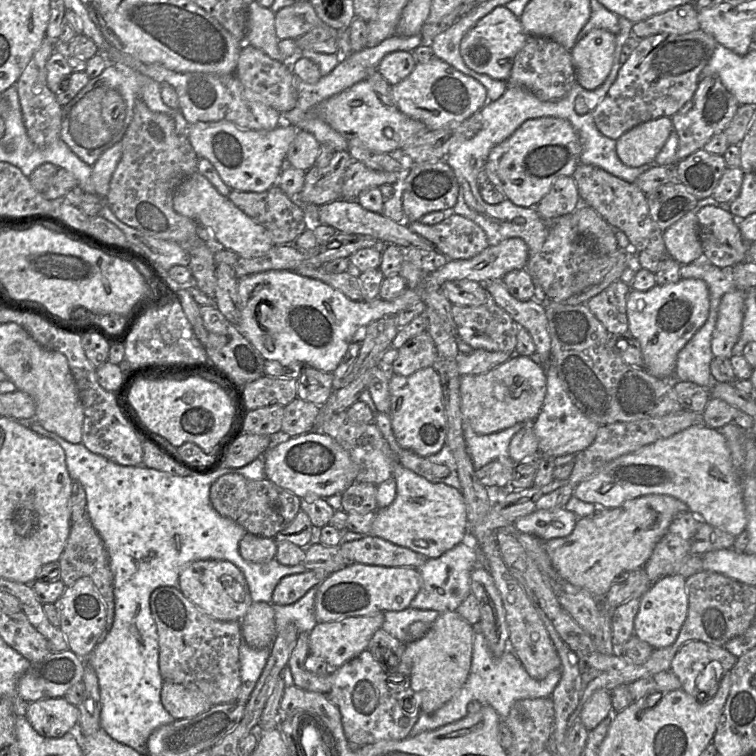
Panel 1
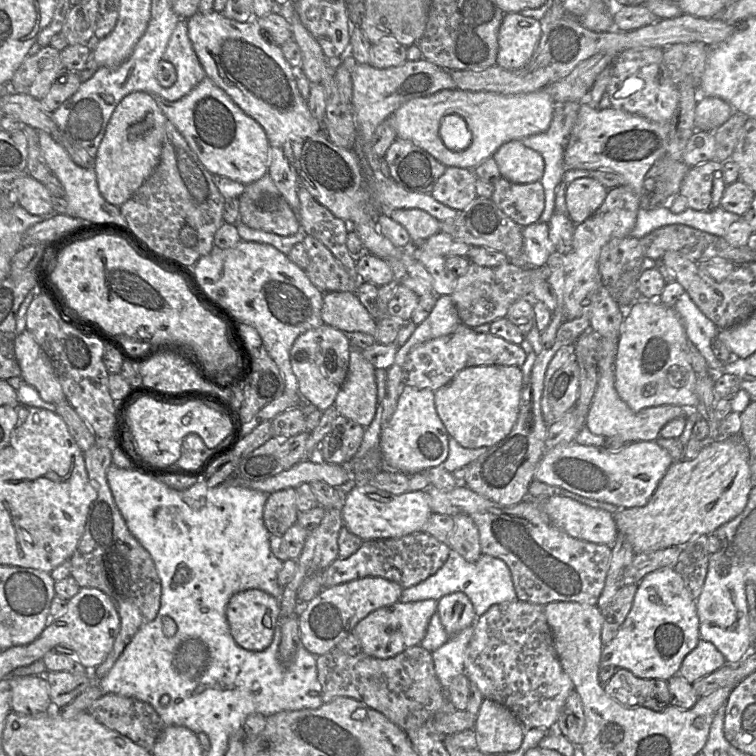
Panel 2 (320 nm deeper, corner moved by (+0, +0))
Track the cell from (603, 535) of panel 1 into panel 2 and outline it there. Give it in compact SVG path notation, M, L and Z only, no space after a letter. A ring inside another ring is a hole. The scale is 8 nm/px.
M730 436L707 443L692 460L674 461L645 506L622 508L614 515L618 533L626 536L634 554L682 547L693 538L712 534L718 527L742 513L747 505L752 490L749 457L743 439L740 436Z

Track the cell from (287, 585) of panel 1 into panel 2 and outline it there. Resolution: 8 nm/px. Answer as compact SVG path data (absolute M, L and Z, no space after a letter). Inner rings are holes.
M424 531L400 538L366 540L353 555L346 559L337 558L324 569L321 584L327 588L365 577L381 577L399 584L403 589L409 588L435 574L446 562L450 550L447 543Z

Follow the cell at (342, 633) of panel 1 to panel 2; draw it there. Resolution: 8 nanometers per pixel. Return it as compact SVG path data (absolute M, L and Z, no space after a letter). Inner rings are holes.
M433 599L416 602L396 602L379 608L357 623L351 634L361 643L361 652L381 659L393 658L407 648L419 645L424 639L430 618L437 610Z

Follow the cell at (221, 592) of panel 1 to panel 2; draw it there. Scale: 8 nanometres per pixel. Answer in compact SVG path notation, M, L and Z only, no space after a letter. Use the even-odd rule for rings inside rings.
M248 589L235 593L226 608L231 634L237 644L249 651L263 651L273 641L275 628L279 625L279 600L260 589Z

